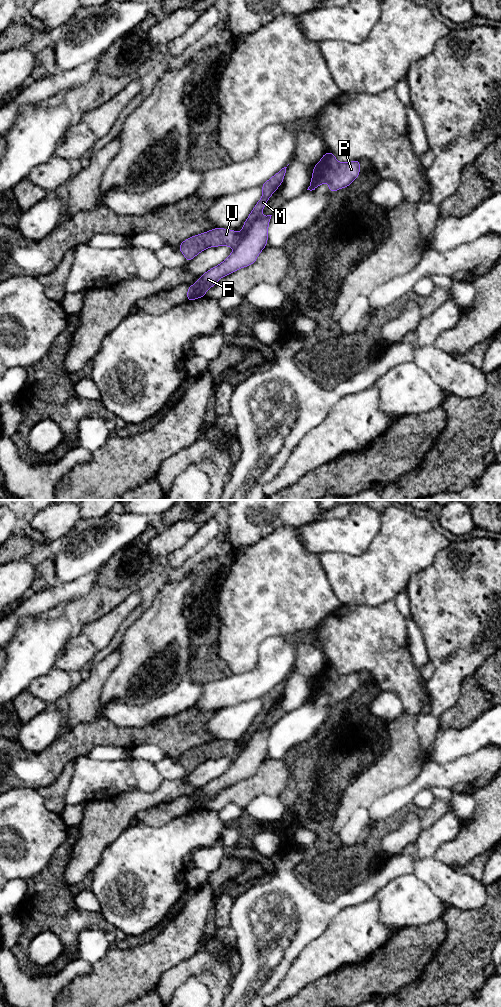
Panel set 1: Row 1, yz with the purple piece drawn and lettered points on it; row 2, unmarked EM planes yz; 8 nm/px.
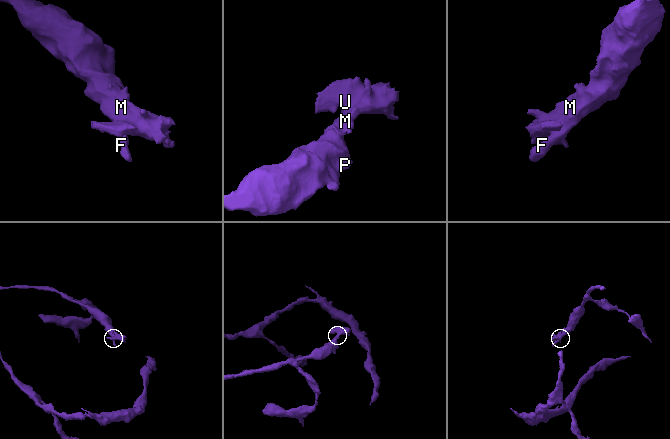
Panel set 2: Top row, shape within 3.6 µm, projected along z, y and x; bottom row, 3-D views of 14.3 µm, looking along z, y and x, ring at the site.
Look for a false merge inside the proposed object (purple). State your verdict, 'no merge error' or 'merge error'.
merge error

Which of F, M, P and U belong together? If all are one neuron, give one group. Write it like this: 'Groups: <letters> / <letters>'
Groups: F P / M U

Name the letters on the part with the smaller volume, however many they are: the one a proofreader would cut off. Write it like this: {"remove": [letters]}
{"remove": ["M", "U"]}

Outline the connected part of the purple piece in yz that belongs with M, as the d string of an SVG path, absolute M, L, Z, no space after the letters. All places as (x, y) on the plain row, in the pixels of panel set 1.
M286 679L282 680L276 687L262 696L263 707L249 726L243 736L240 745L231 741L214 740L208 744L187 750L179 757L179 762L183 765L186 773L191 773L196 767L209 759L229 758L235 760L240 753L247 747L254 732L261 726L268 711L282 696Z

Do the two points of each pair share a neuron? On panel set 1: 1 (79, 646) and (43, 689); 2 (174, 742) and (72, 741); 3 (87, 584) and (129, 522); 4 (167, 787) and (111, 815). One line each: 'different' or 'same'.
1: same
2: same
3: different
4: same

